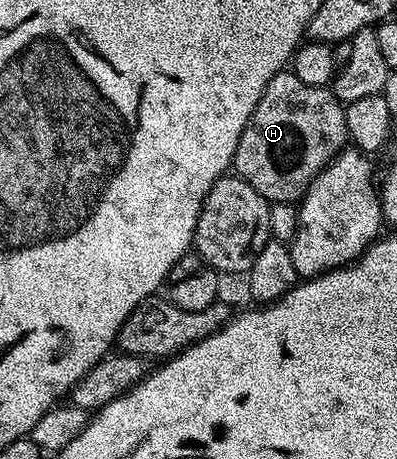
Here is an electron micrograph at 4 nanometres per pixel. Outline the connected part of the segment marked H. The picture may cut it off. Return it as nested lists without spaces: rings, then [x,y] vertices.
[[[283,72],[268,80],[240,136],[240,144],[236,144],[232,166],[237,177],[252,184],[252,188],[256,188],[256,192],[260,192],[260,196],[264,196],[267,202],[297,203],[319,172],[347,146],[346,111],[333,89],[304,84],[304,80],[300,80],[293,72]]]

